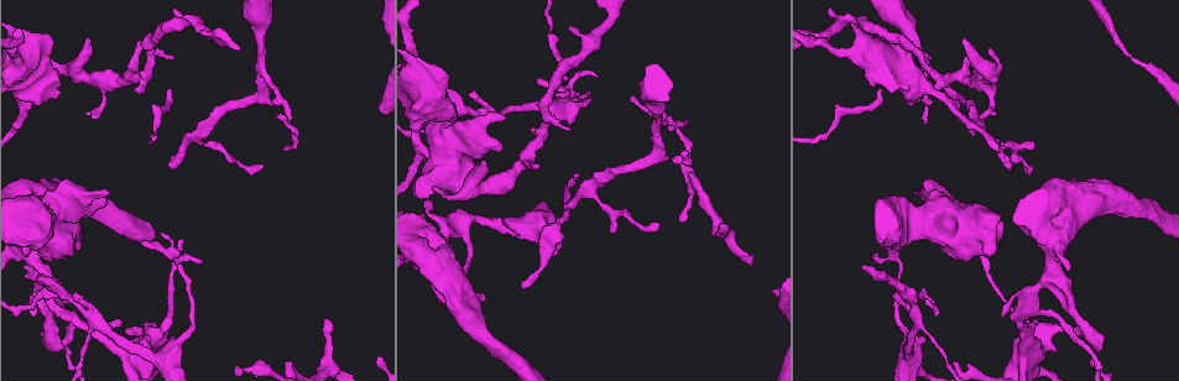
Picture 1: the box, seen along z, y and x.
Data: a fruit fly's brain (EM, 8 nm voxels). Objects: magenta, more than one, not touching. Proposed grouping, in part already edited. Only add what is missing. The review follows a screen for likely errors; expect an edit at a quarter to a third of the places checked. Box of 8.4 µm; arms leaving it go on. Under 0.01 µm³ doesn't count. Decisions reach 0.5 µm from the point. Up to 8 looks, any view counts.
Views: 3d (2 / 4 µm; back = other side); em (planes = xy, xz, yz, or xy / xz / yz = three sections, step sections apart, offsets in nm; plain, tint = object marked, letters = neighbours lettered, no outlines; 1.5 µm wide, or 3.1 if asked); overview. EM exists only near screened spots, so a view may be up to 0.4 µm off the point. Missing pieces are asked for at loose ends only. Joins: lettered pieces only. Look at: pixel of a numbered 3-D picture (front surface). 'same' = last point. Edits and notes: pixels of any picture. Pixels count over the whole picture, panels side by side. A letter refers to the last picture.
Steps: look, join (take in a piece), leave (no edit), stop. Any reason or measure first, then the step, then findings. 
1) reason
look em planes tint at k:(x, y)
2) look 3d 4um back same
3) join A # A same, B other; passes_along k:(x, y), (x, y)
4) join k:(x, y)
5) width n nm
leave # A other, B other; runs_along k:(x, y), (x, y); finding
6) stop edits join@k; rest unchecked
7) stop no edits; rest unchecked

tapers out
look em planes letters at 1:(613, 231)

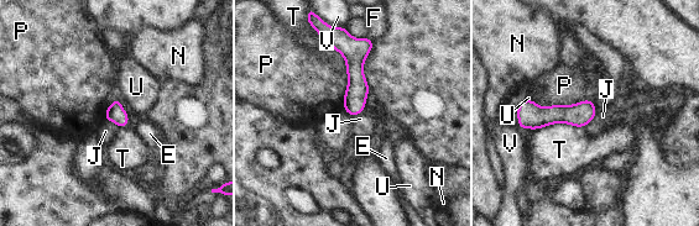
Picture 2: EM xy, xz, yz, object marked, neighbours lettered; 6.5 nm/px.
leave # E other, F other, J other, N other, P other, T other, U other, V other; none of them fits

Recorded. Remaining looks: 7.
branch stops here
look em planes tint at 1:(289, 120)

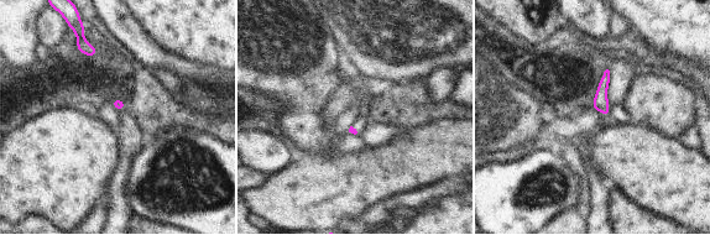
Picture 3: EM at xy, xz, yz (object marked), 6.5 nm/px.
see the neighbours
look em planes letters same

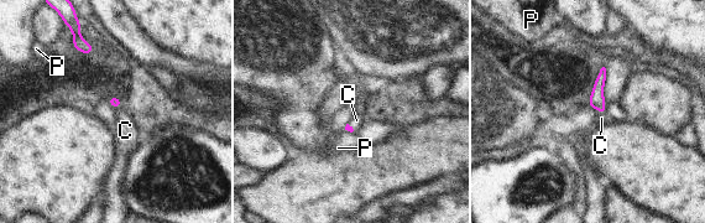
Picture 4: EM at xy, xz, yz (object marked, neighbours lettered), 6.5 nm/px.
join C # C same, P other; passes_along 4:(596, 100), (600, 112), (601, 118); it goes on there

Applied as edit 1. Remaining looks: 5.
stop edits join@4; rest unchecked

